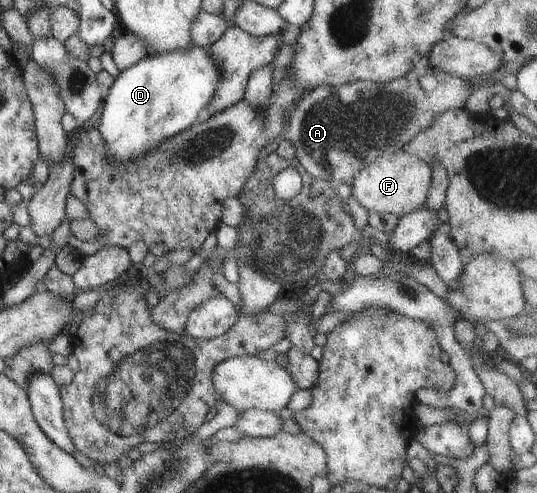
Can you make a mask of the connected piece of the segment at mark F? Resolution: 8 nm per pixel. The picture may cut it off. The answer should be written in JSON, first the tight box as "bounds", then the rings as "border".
{"bounds":[351,149,432,218],"border":[[[398,149],[396,152],[376,157],[372,163],[358,171],[352,181],[351,196],[366,212],[375,211],[385,216],[392,214],[400,218],[423,208],[431,181],[432,171],[428,163],[424,163],[416,155]]]}

